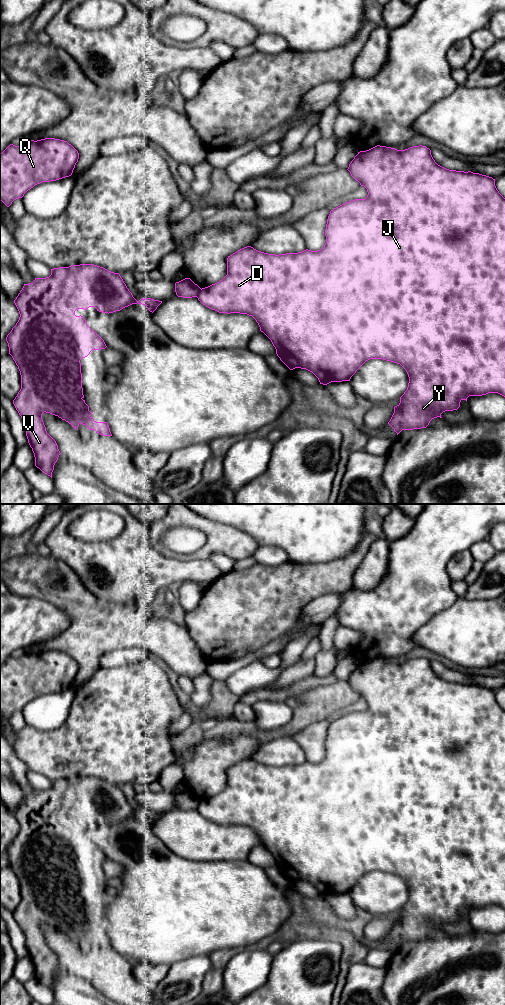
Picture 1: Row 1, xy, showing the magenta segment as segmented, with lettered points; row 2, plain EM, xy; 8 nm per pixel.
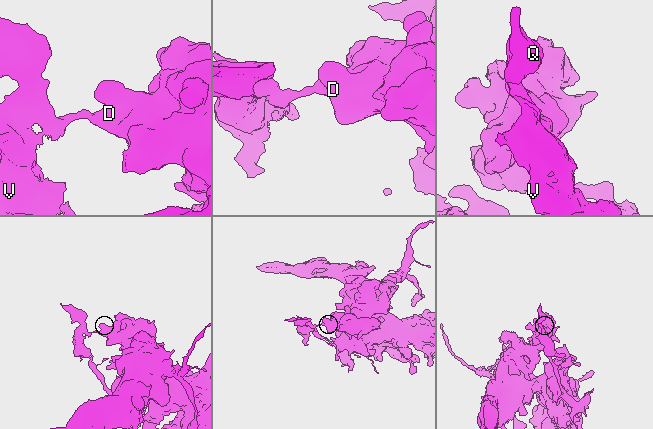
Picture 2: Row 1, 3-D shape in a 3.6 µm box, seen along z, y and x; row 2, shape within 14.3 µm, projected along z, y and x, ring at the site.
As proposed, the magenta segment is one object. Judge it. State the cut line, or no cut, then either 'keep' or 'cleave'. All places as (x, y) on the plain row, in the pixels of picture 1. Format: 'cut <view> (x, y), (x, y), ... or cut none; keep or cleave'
cut xy (201, 801), (196, 808); cleave

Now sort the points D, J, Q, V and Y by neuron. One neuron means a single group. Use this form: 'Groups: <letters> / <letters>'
Groups: D J Y / Q V

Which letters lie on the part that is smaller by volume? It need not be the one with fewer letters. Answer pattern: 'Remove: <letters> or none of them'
Remove: Q, V

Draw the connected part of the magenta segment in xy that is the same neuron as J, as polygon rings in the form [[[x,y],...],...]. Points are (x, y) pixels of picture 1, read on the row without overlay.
[[[377,657],[369,662],[358,664],[349,676],[347,682],[361,698],[367,701],[368,707],[365,711],[351,712],[330,723],[325,741],[326,755],[321,762],[311,763],[306,761],[298,765],[275,767],[258,763],[251,758],[244,759],[228,768],[227,787],[219,794],[202,800],[197,808],[198,812],[206,819],[219,825],[240,825],[252,828],[258,835],[260,843],[271,852],[276,861],[277,868],[290,882],[295,880],[306,881],[312,884],[318,890],[320,896],[323,897],[327,897],[331,894],[350,893],[356,883],[370,871],[383,871],[400,876],[408,886],[409,895],[407,902],[400,909],[400,915],[394,919],[394,925],[388,934],[397,947],[402,942],[426,940],[432,931],[437,929],[442,930],[441,926],[443,924],[457,922],[460,919],[460,914],[462,912],[467,913],[469,908],[498,905],[505,909],[505,710],[497,702],[495,691],[471,683],[464,684],[446,681],[438,677],[431,667],[431,662],[422,657],[413,658],[405,662],[397,662],[395,660]]]

